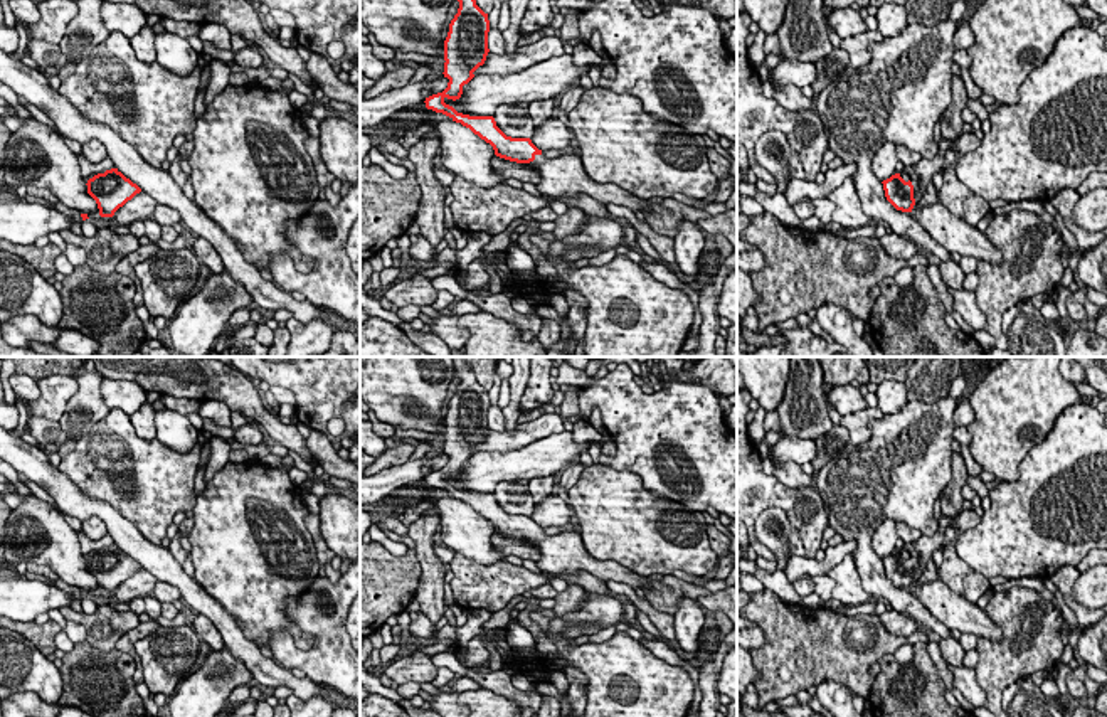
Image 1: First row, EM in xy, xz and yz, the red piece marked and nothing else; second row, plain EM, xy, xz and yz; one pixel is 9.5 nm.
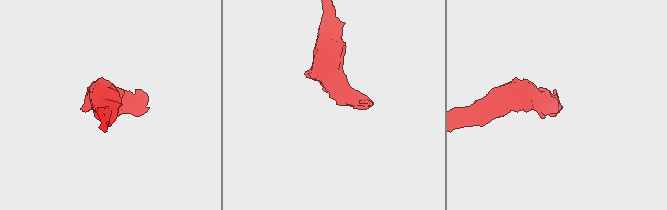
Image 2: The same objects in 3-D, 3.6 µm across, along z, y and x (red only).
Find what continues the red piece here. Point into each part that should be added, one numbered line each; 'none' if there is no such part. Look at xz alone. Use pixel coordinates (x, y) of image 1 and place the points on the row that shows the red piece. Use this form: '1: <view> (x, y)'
1: xz (564, 174)

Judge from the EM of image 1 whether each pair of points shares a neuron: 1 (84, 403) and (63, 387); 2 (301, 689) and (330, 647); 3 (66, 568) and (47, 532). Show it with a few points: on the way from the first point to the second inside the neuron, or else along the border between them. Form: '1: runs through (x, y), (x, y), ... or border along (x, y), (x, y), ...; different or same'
1: border along (76, 377), (76, 393), (58, 419); different
2: border along (307, 675), (342, 695); different
3: runs through (66, 559), (51, 541); same

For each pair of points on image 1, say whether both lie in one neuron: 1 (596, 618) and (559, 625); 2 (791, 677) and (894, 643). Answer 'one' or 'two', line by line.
1: one
2: one

